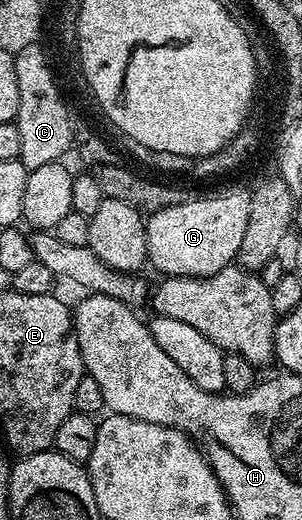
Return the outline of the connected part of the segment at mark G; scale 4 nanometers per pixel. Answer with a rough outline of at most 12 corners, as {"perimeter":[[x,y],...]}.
{"perimeter":[[250,196],[181,199],[147,218],[150,265],[209,277],[239,258]]}

